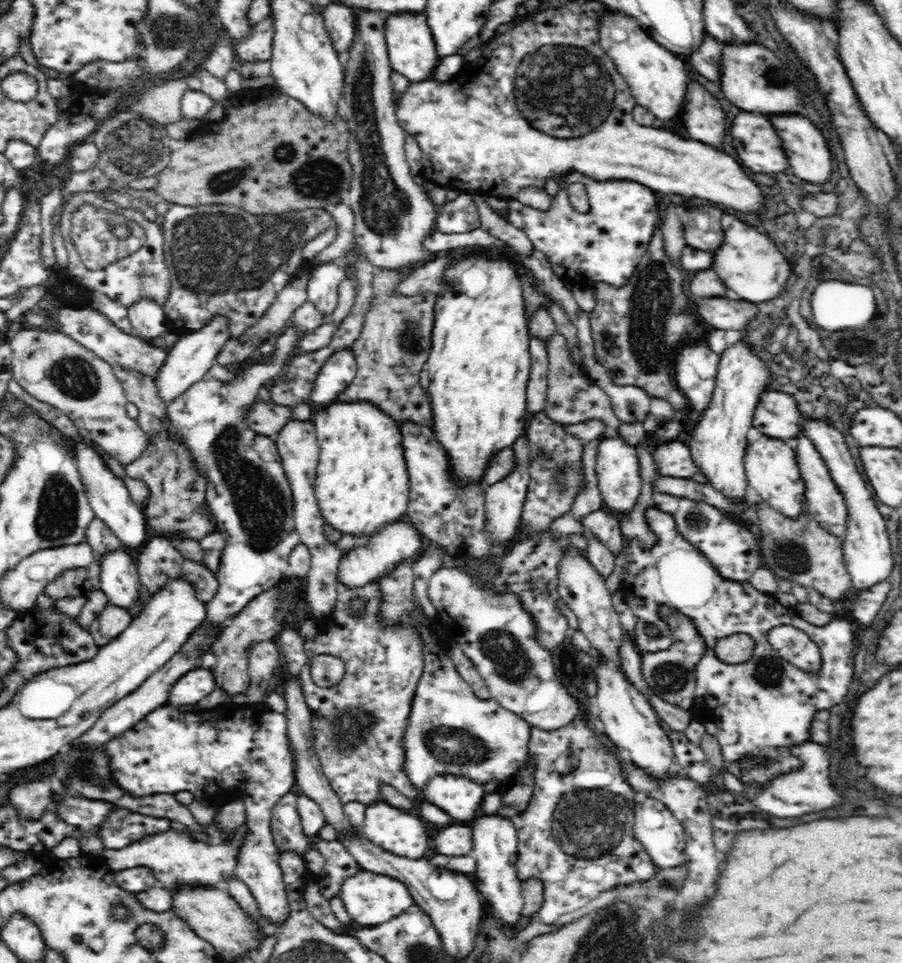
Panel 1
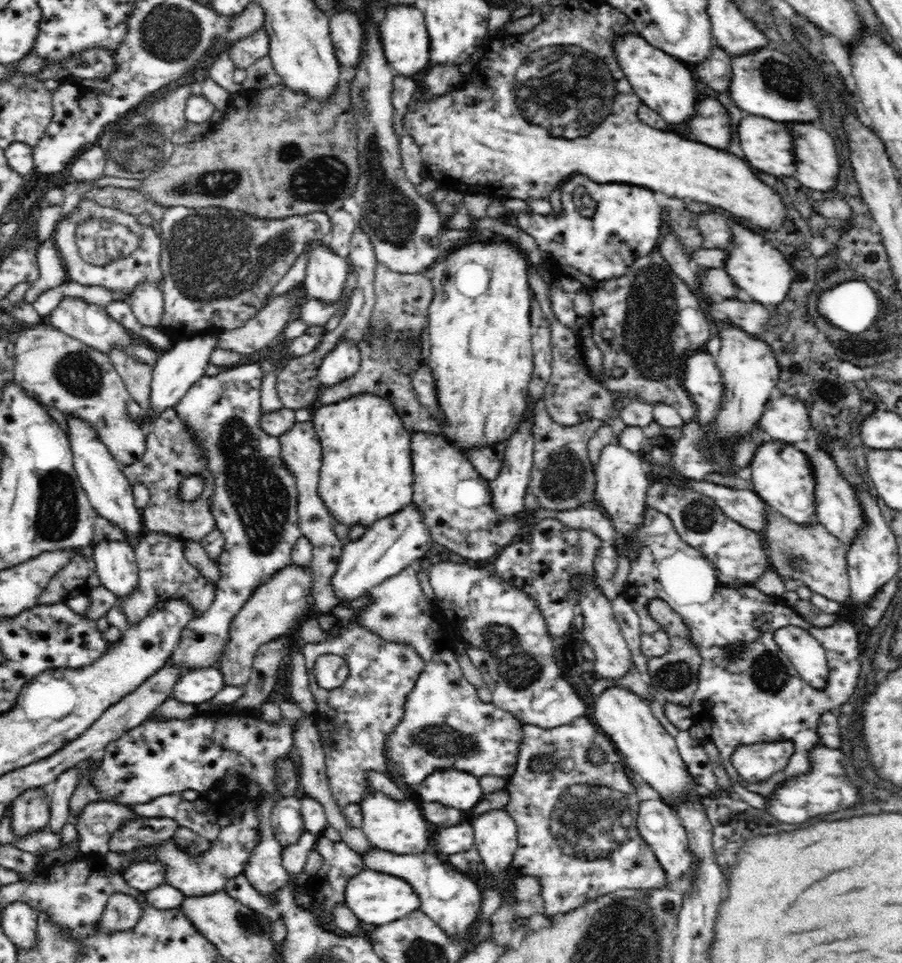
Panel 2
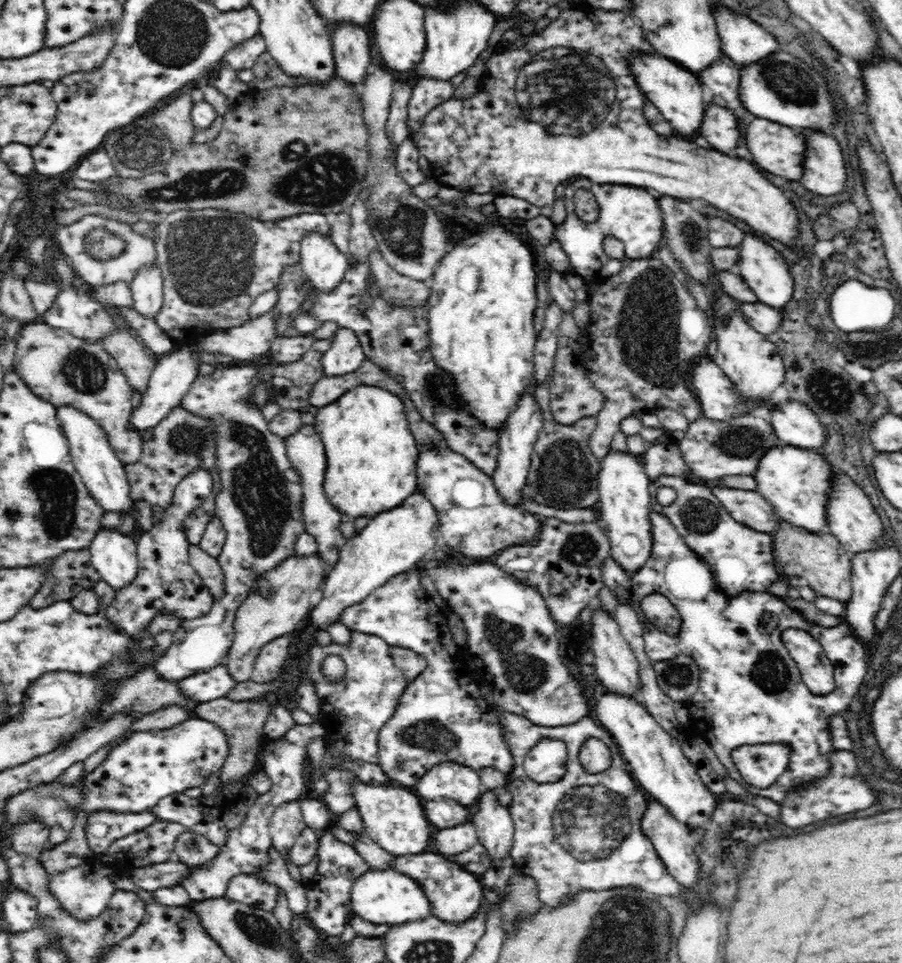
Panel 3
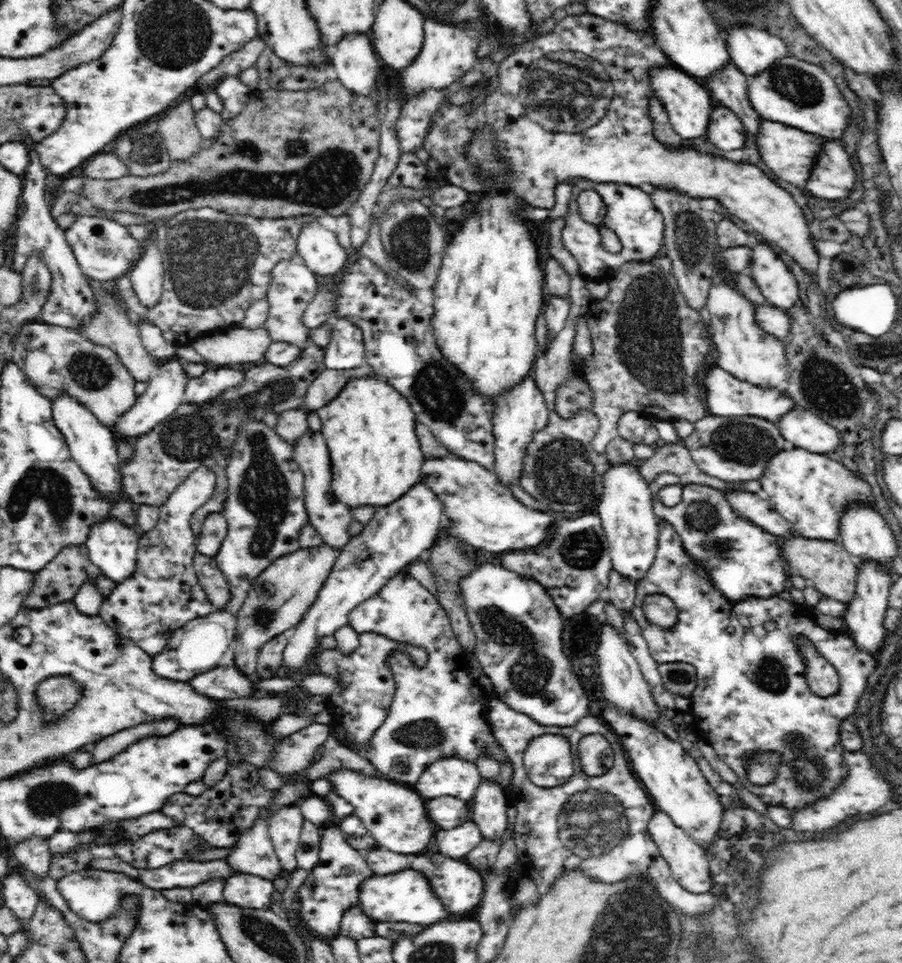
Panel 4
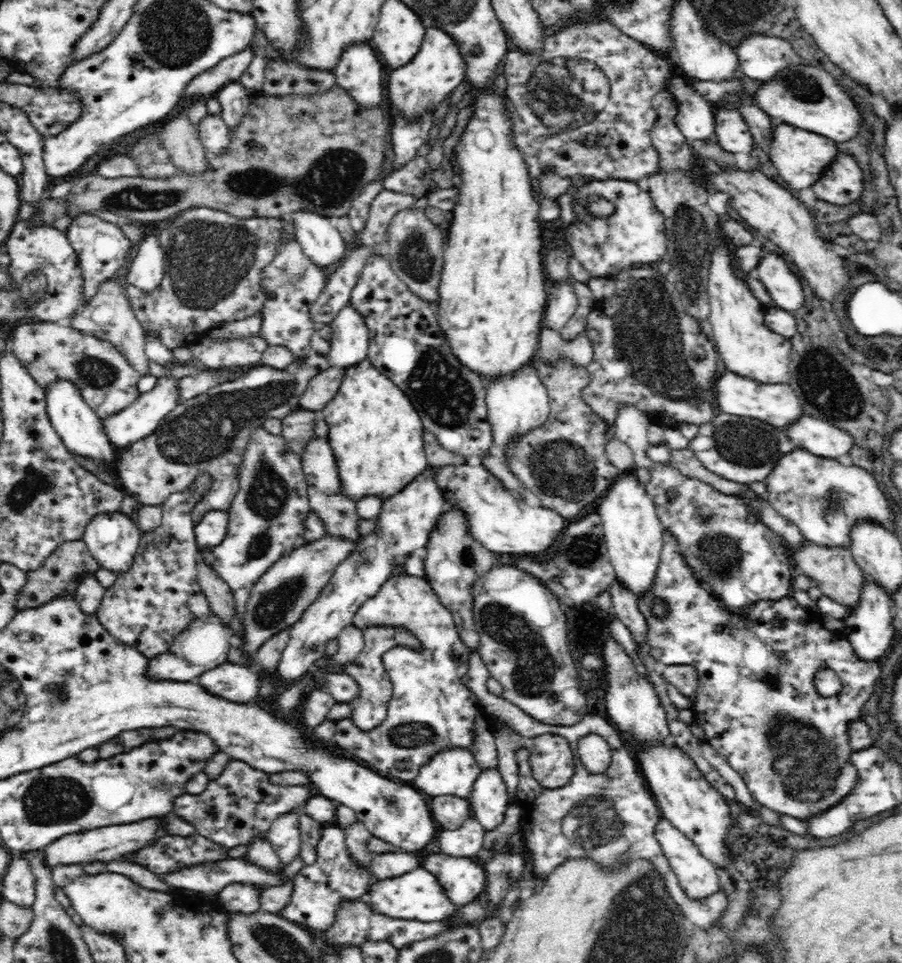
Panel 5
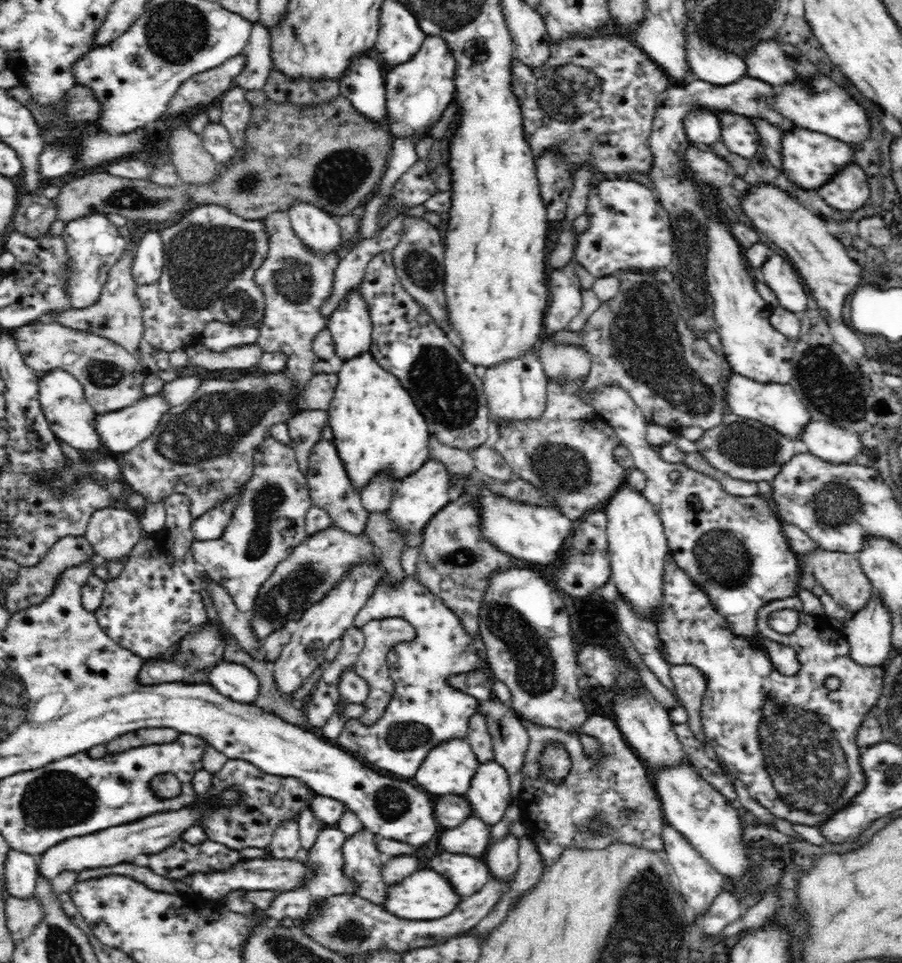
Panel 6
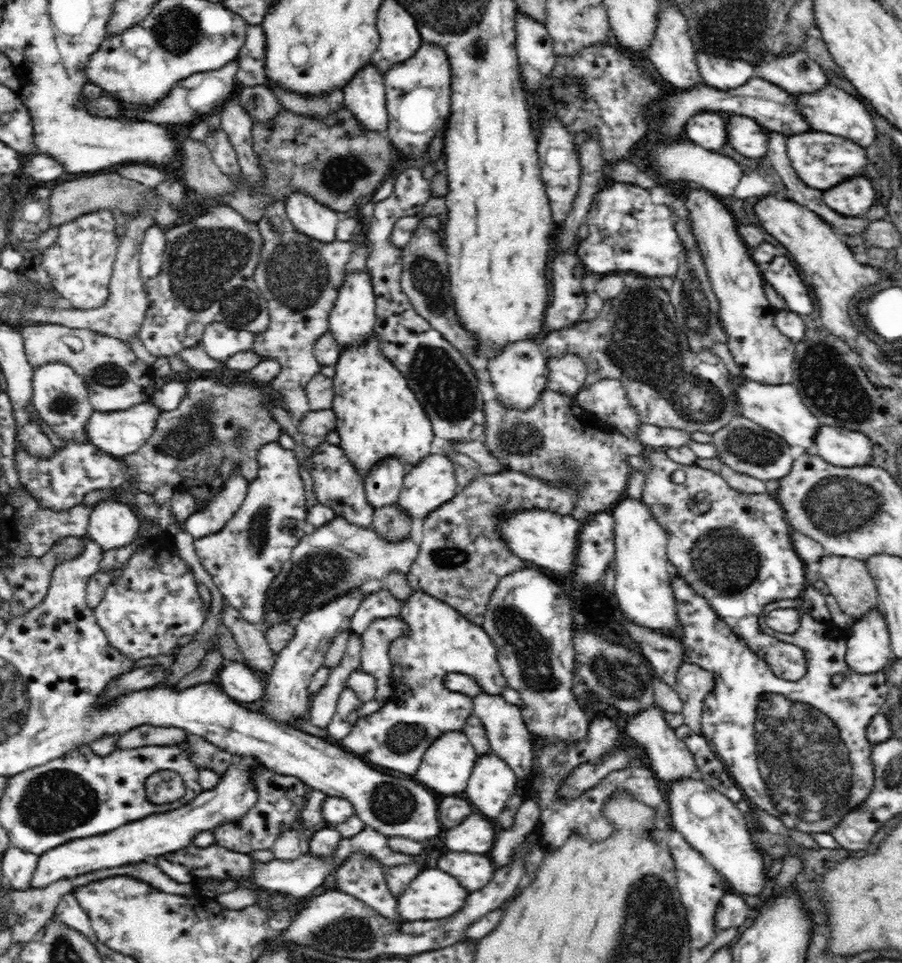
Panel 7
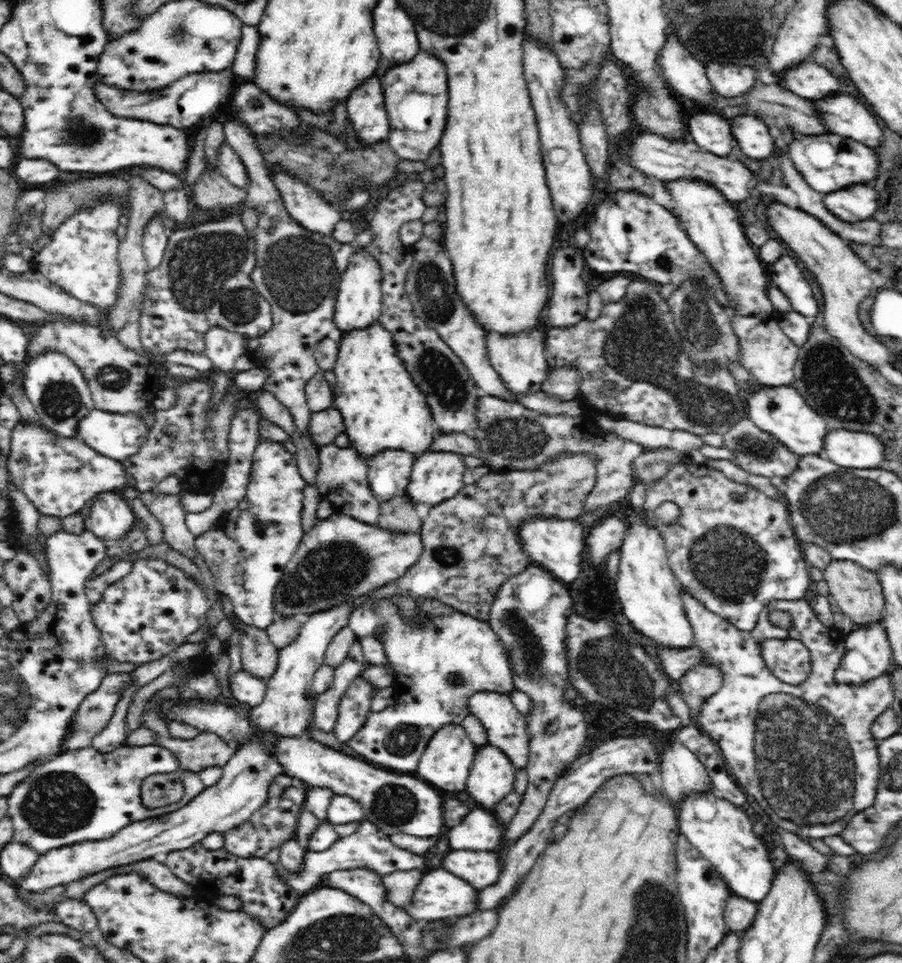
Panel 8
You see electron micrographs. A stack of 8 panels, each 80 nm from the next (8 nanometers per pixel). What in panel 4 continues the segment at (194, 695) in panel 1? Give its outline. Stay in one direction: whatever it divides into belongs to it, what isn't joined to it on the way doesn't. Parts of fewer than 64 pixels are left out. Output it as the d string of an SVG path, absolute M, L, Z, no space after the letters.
M218 666L188 681L197 693L214 701L251 697L254 675L246 676L234 666Z

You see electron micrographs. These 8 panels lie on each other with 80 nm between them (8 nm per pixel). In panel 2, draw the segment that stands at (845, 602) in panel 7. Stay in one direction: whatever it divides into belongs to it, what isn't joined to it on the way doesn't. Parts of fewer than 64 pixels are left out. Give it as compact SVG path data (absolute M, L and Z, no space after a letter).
M770 507L766 511L766 526L762 535L766 539L766 552L770 552L770 565L773 571L784 579L799 580L804 586L828 600L843 603L850 596L849 575L847 574L844 542L830 534L819 522L798 524L784 518Z

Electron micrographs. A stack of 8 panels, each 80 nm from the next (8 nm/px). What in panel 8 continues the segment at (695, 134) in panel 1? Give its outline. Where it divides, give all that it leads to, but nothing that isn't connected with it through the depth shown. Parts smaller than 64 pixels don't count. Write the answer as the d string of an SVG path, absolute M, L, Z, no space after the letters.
M737 115L729 120L733 139L741 151L750 158L762 160L772 157L775 150L775 135L768 125L756 115Z

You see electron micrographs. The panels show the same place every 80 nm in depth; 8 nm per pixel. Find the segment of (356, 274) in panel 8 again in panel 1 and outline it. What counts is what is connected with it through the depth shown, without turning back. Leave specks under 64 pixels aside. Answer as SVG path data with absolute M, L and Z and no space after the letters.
M350 348L330 354L319 370L308 402L322 406L339 402L339 396L356 376L356 367L355 355Z

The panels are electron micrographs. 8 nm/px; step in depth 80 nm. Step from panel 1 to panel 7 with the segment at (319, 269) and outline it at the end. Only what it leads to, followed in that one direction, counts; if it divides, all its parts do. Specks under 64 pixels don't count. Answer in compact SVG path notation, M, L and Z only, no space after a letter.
M302 191L292 192L284 204L288 219L298 232L322 243L337 239L337 224L342 215L319 204L318 200Z

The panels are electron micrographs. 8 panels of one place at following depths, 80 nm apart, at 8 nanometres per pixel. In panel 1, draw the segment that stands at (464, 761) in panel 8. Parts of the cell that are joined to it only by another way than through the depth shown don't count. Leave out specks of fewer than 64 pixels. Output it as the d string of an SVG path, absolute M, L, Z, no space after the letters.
M458 775L432 777L420 798L442 808L456 824L470 824L482 815L481 807L485 795L484 787L476 781Z

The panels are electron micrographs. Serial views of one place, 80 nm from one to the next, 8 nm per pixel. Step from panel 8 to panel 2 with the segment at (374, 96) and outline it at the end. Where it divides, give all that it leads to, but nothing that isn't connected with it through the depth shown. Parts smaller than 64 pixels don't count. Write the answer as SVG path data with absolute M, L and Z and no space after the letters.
M350 11L333 12L329 16L329 29L335 53L340 65L356 68L362 52L363 24L358 16L350 16Z

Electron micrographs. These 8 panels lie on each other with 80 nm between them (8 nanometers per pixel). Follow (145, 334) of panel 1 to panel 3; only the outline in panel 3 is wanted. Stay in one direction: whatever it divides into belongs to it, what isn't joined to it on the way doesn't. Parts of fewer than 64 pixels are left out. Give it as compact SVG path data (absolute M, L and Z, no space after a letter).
M157 265L141 268L129 284L133 309L154 320L163 305L163 280Z

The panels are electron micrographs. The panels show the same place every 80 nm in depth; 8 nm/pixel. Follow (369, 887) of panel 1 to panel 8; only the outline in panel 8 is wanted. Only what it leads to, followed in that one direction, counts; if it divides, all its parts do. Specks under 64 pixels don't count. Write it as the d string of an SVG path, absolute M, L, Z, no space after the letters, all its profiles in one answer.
M432 870L432 872L422 876L420 884L416 884L416 890L414 890L410 902L404 906L404 911L416 920L425 921L452 918L452 916L466 916L466 914L476 910L476 906L478 906L476 896L478 896L478 890L474 890L462 878L458 878L446 870Z

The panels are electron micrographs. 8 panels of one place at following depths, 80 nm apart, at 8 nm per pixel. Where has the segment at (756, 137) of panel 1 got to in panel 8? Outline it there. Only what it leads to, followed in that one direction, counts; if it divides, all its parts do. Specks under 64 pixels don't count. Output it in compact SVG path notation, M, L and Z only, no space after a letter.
M832 133L797 136L788 145L788 154L804 180L825 195L853 184L871 184L880 170L877 153L871 147Z

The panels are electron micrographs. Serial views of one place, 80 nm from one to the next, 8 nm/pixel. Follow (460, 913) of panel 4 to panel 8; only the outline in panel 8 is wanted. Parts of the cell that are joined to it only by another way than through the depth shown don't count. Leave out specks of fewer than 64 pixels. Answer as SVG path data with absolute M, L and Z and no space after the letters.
M454 850L450 852L442 866L448 872L454 872L454 876L462 876L468 884L474 884L474 888L490 886L498 880L500 874L500 856L494 852L478 852Z

